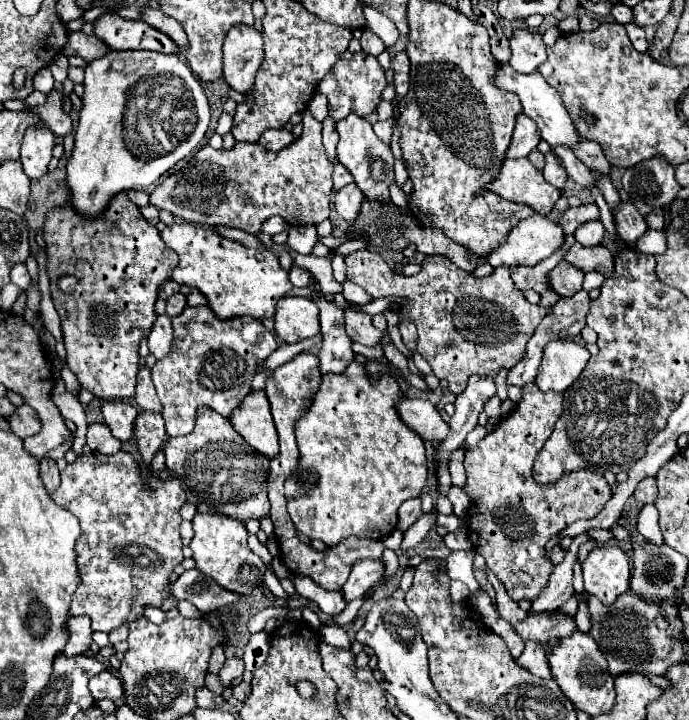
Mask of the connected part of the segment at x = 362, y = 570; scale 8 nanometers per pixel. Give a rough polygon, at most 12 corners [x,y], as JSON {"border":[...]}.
{"border":[[357,561],[343,585],[345,601],[363,597],[383,575],[383,563]]}

